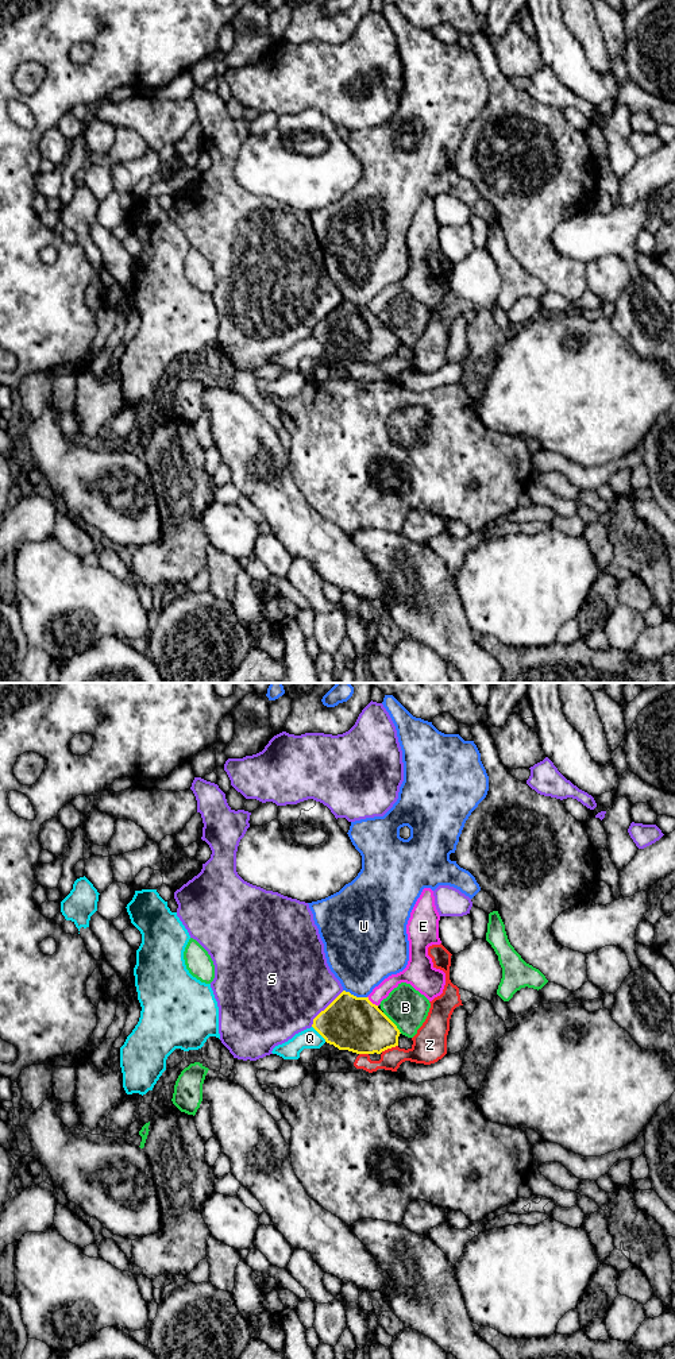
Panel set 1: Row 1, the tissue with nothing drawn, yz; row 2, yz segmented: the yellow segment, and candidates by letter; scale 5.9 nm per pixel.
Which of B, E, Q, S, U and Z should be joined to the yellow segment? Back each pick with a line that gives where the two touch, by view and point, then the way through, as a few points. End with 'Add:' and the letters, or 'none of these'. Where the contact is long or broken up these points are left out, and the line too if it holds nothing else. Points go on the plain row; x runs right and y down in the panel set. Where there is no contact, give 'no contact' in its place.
Add: none of these

